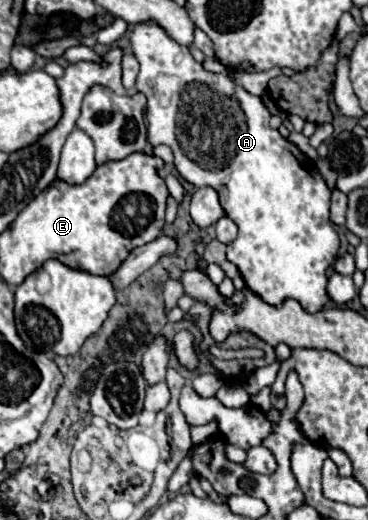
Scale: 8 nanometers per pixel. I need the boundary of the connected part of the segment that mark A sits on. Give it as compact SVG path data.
M137 24L131 28L131 52L135 54L135 58L139 60L139 74L137 74L137 82L135 82L135 90L145 94L147 96L147 120L149 120L149 126L147 126L147 138L153 146L157 144L167 144L171 150L173 150L173 156L175 156L175 168L177 172L181 174L181 178L185 178L187 182L191 182L195 188L203 188L203 186L209 186L213 188L217 194L219 194L219 202L225 210L225 216L231 218L237 226L239 226L239 236L235 238L235 242L231 242L227 246L227 258L239 268L243 280L245 280L245 286L257 294L259 298L263 298L267 304L279 308L285 300L293 298L297 300L305 312L319 312L323 310L323 306L329 302L329 296L325 292L325 286L327 286L327 268L333 266L335 258L337 258L337 252L339 252L339 236L337 232L333 230L333 224L329 220L329 198L331 198L331 190L329 186L325 184L323 176L319 174L317 166L313 160L309 160L295 144L291 144L287 138L283 138L277 130L269 128L269 110L263 106L261 98L259 96L253 96L249 94L245 88L241 88L239 84L235 84L235 80L231 80L231 76L227 74L213 74L213 72L207 72L203 70L203 66L189 54L189 48L187 46L181 46L177 44L175 40L171 40L163 28L159 28L157 24Z

